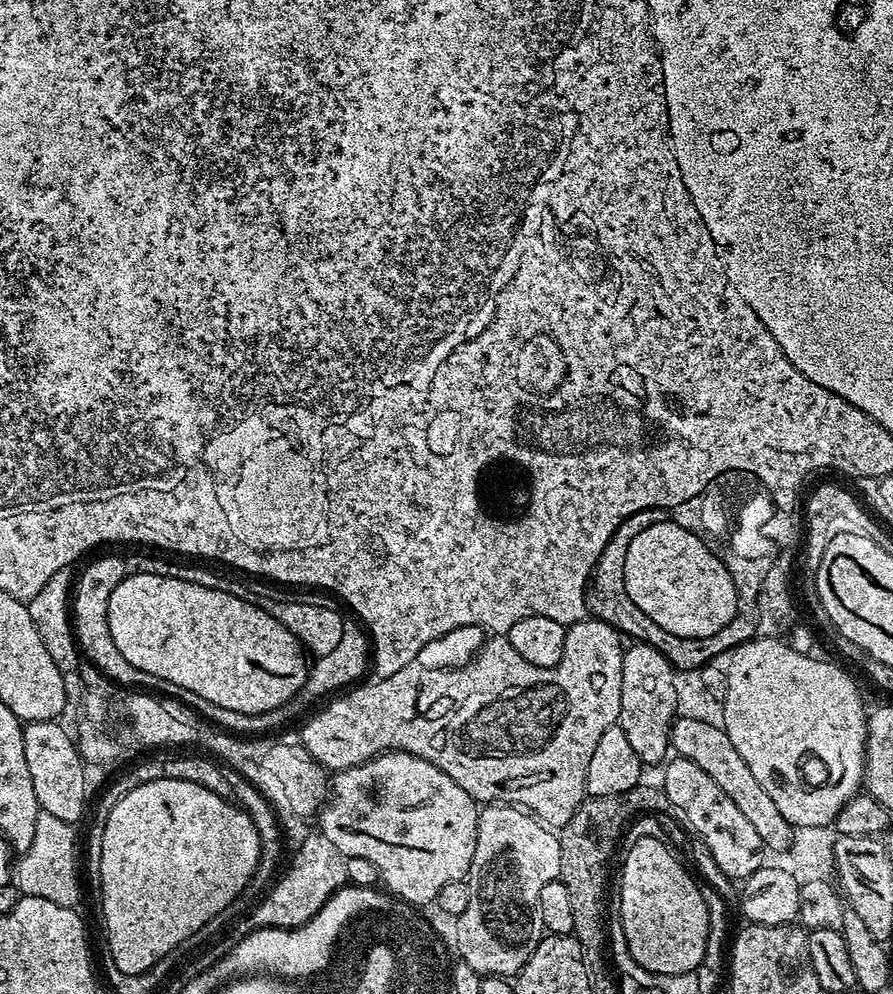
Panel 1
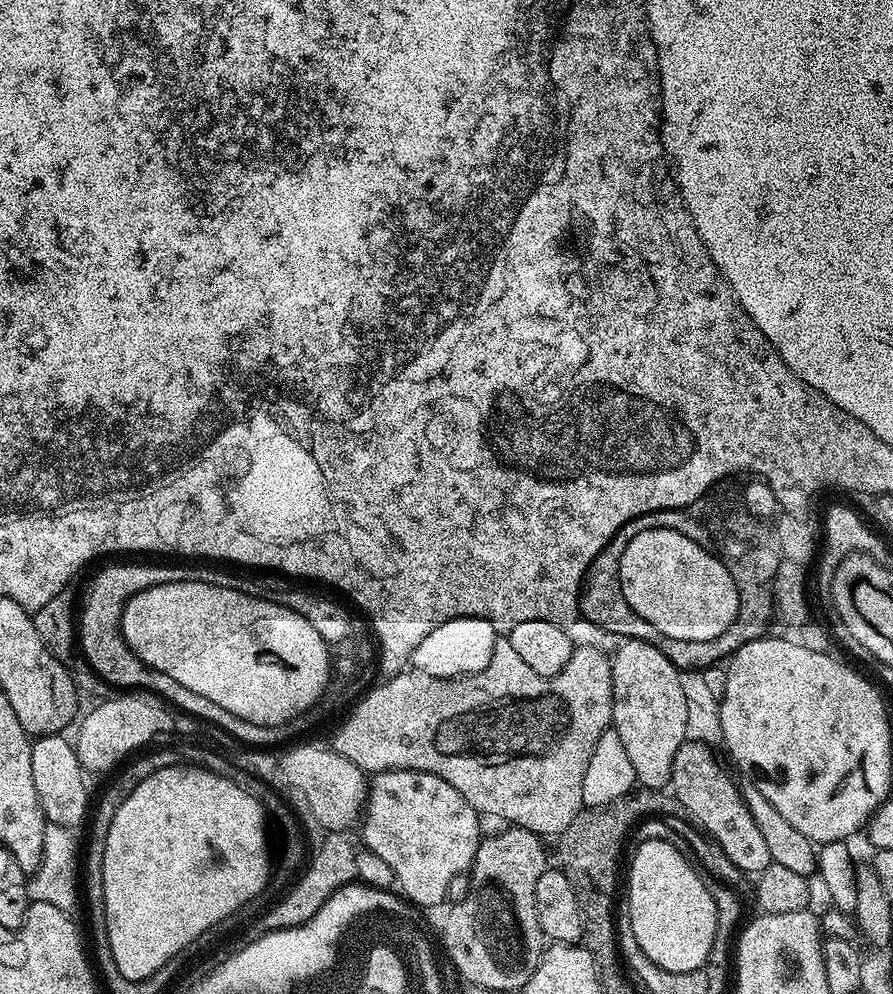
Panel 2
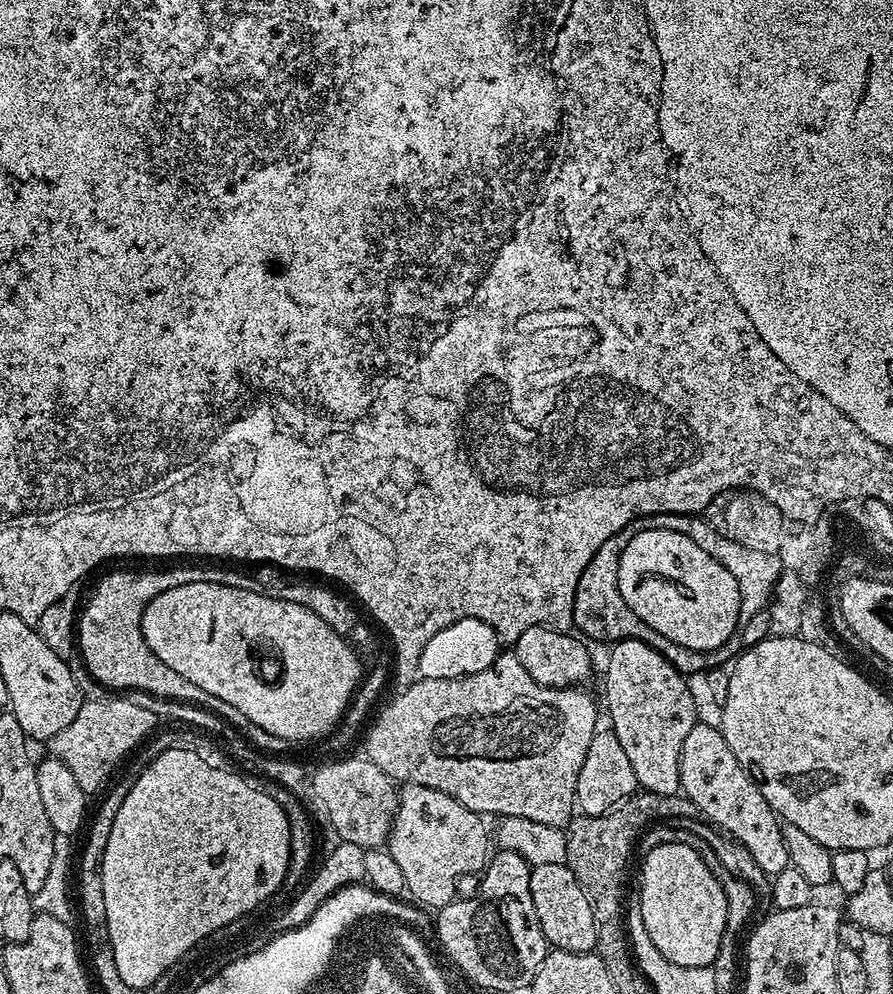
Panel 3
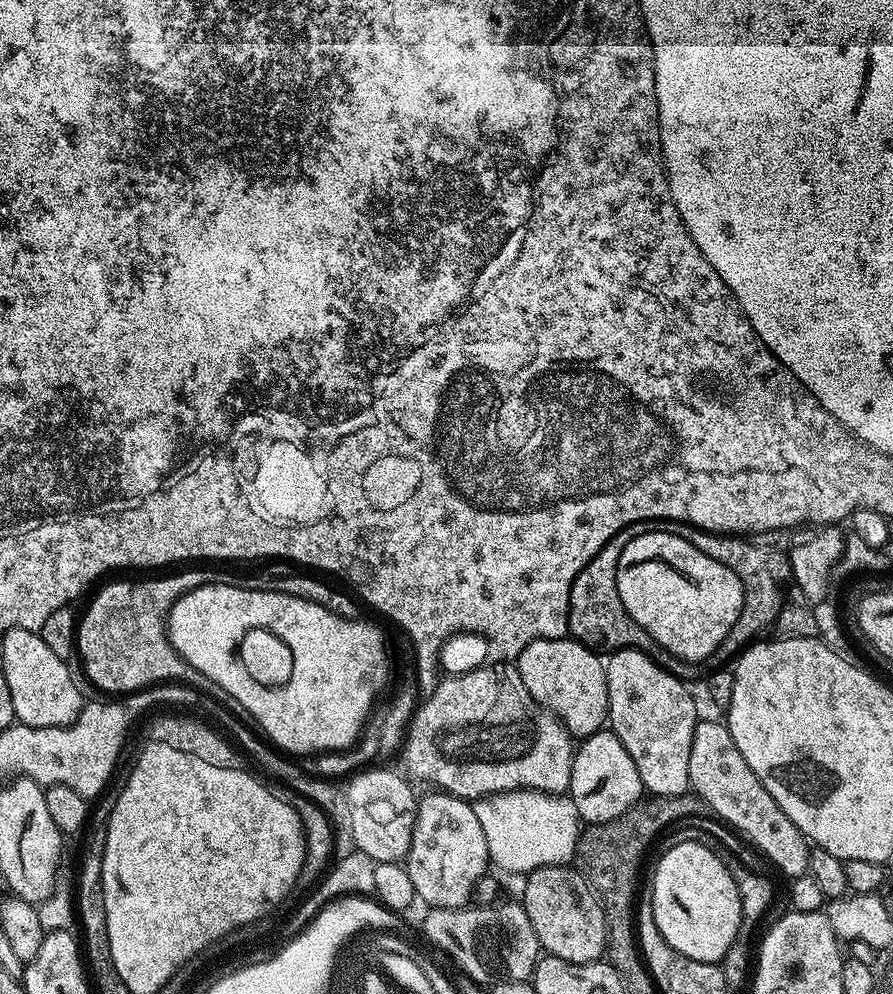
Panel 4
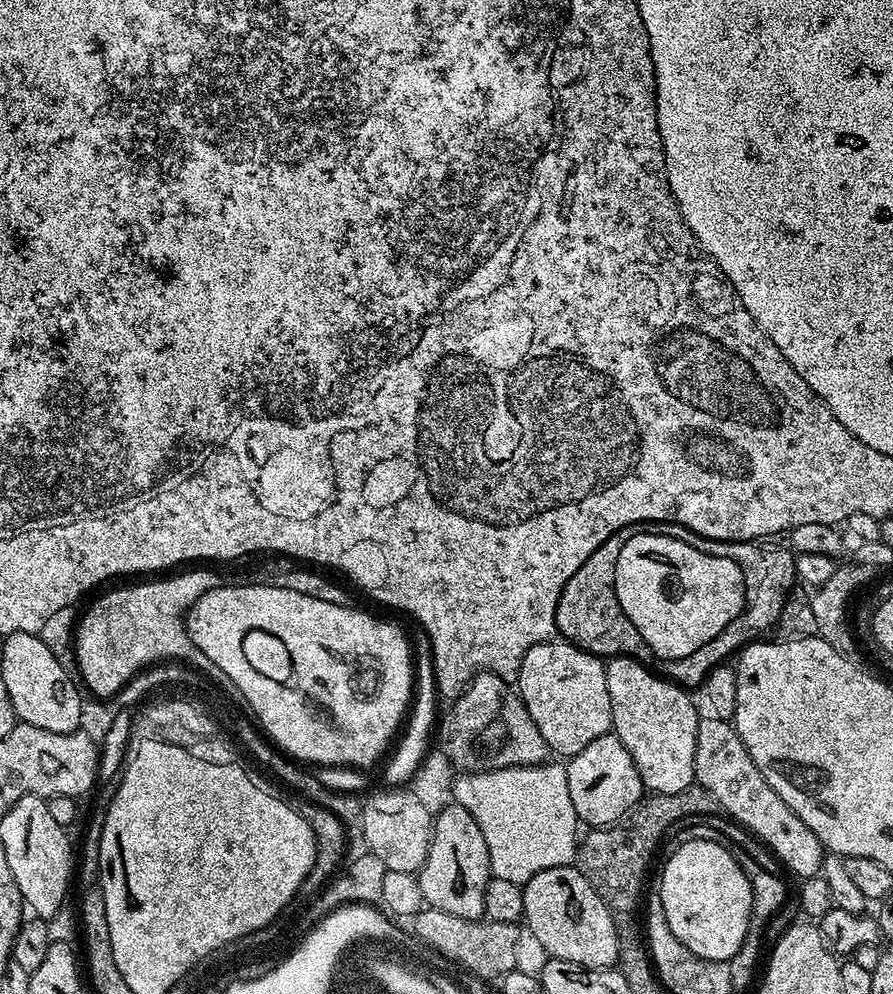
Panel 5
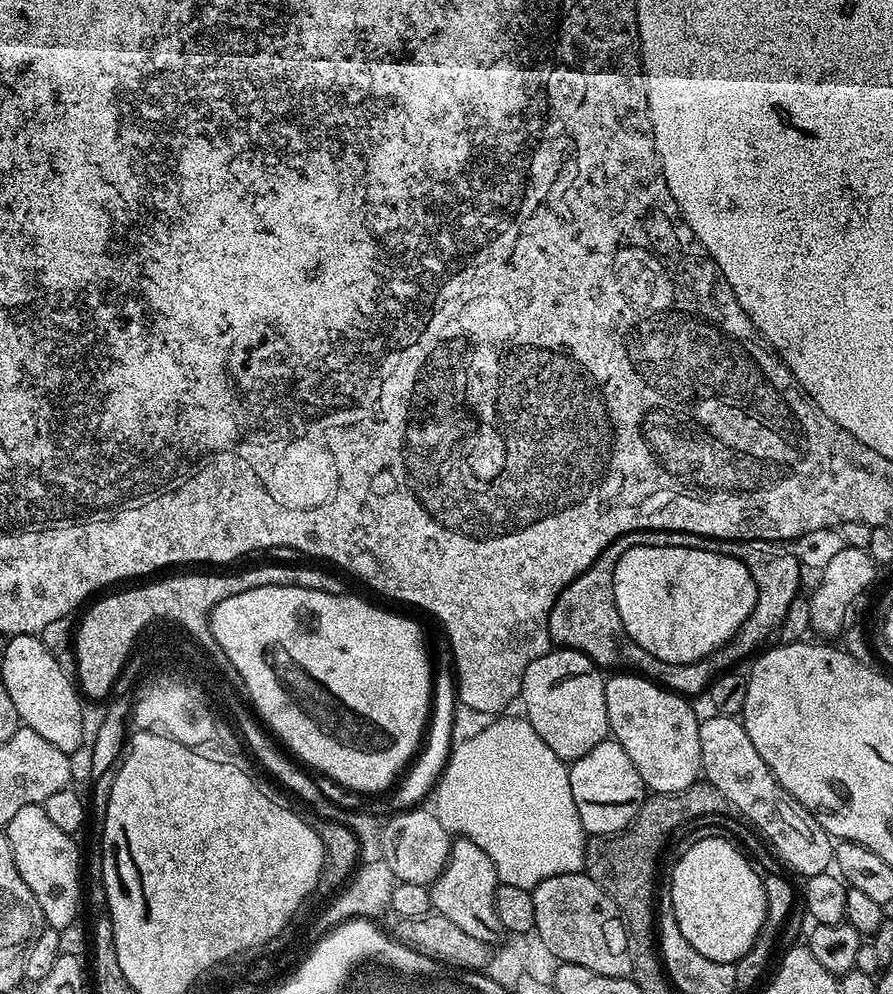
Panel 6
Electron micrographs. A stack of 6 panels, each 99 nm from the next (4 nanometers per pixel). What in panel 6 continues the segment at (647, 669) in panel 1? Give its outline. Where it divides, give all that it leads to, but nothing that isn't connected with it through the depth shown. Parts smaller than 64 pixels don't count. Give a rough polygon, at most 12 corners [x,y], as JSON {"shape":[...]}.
{"shape":[[639,674],[604,681],[611,739],[652,794],[701,779],[684,696]]}

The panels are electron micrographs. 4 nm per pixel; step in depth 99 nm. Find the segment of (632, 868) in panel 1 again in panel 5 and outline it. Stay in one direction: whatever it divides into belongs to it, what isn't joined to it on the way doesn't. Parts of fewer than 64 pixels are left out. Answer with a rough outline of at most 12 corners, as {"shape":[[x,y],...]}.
{"shape":[[728,846],[670,852],[658,891],[670,930],[729,961],[752,918]]}

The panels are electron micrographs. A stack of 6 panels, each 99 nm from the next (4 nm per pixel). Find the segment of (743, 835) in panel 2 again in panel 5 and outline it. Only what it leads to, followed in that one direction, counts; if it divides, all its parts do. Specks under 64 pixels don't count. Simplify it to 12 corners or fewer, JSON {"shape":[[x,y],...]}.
{"shape":[[701,720],[695,783],[794,875],[824,843],[774,794],[735,727]]}

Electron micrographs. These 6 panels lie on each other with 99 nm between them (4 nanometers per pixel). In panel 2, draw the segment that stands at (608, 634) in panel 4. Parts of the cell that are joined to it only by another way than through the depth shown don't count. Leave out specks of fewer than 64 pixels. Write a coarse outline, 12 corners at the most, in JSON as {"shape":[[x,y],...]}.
{"shape":[[600,557],[581,584],[583,619],[622,640],[653,645],[680,671],[698,642],[666,638],[633,610],[622,588],[600,588]]}

